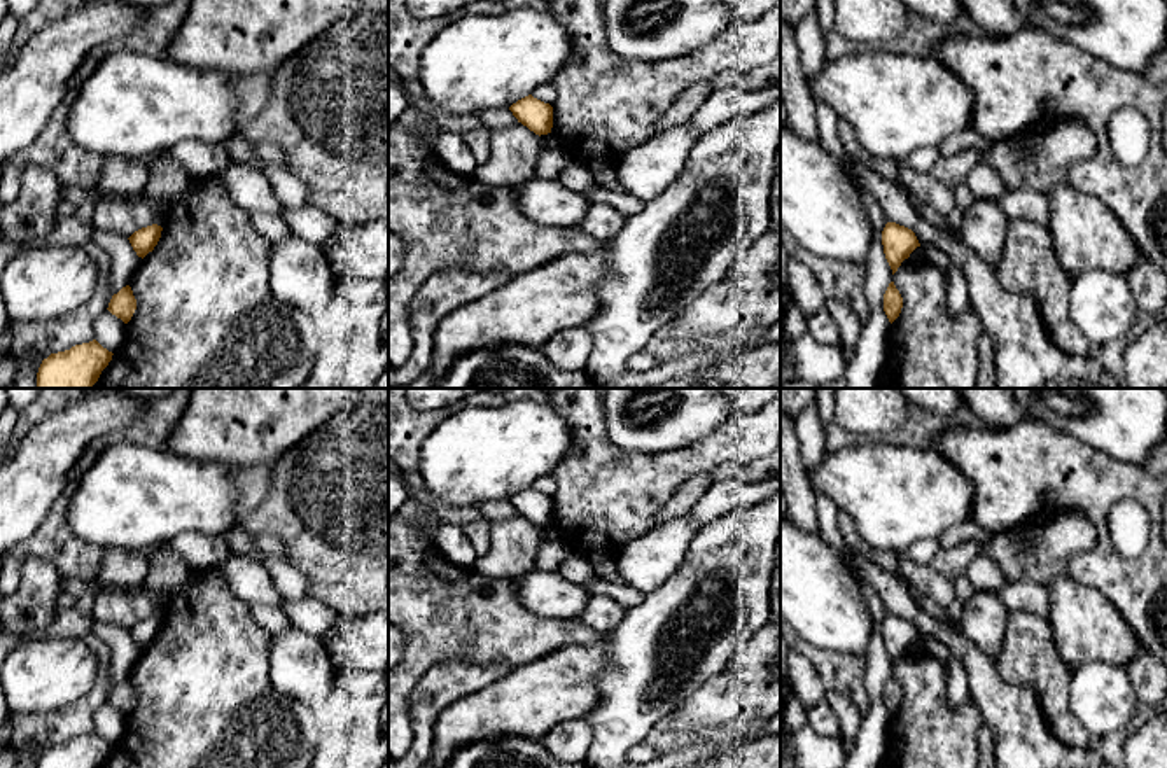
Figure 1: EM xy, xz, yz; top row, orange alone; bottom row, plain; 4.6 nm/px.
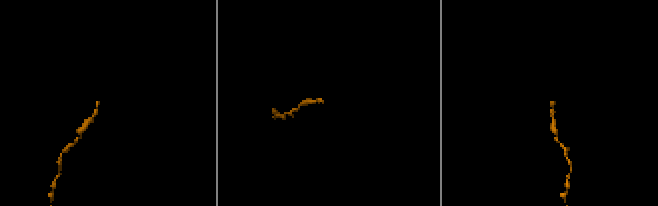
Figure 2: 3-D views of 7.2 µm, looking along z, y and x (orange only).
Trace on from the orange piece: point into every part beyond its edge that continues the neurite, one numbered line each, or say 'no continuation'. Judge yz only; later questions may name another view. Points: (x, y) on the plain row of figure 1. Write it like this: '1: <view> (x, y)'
no continuation

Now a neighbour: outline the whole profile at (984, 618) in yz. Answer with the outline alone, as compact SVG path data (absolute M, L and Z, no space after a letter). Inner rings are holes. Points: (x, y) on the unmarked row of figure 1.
M975 590L964 604L959 626L975 646L994 658L1003 647L1006 618L1008 611L996 591Z

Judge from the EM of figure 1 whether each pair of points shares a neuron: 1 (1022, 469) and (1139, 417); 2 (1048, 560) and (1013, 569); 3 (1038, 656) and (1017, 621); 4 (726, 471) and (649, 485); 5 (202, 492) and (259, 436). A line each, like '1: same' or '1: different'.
1: different
2: same
3: same
4: different
5: different

